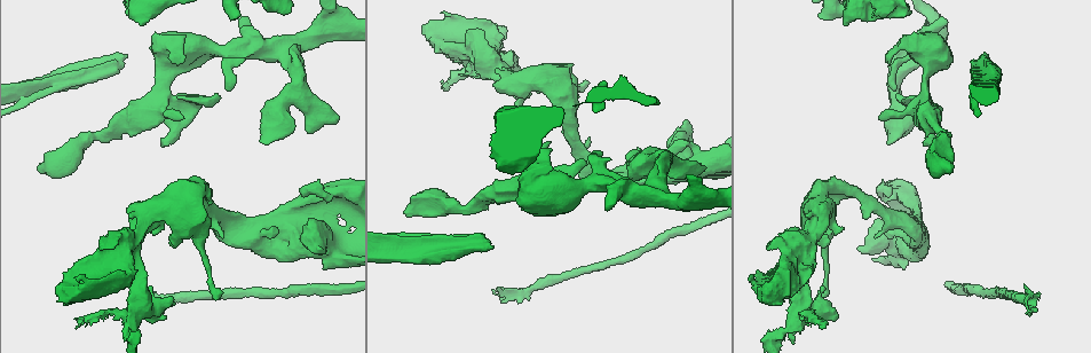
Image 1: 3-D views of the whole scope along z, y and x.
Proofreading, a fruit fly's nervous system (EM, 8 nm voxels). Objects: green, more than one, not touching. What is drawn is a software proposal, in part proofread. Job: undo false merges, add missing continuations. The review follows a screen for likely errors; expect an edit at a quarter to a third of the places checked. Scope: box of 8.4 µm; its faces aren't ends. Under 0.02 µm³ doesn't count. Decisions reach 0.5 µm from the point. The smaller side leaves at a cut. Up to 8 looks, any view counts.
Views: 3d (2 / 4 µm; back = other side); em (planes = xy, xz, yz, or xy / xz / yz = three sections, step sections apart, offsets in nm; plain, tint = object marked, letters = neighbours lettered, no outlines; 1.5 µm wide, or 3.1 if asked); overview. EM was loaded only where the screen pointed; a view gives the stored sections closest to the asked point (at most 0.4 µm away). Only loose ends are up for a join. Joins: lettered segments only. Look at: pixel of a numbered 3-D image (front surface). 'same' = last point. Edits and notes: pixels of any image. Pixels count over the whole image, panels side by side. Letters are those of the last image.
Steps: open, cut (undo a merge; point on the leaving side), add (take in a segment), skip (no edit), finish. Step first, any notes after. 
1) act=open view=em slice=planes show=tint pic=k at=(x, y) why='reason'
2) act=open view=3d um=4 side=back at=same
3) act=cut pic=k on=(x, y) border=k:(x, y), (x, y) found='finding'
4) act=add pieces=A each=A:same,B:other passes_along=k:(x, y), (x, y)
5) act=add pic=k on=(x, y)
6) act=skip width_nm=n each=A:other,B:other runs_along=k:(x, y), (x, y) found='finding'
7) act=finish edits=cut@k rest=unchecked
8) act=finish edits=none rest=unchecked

act=open view=3d um=2 pic=1 at=(396, 233)

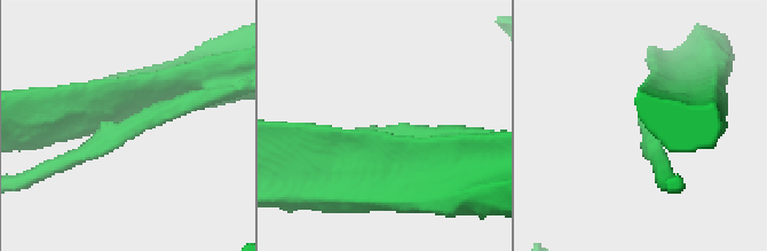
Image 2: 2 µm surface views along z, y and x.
act=open view=em slice=planes show=letters pic=2 at=(120, 143)

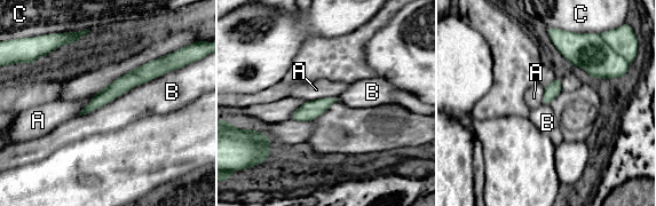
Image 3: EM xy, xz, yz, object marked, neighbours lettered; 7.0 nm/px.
act=skip each=A:other,B:other,C:other border=3:(179, 68), (136, 85), (80, 116) found='none of them fits'

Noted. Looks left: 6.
act=open view=em slice=planes show=tint pic=1 at=(919, 238) why='sudden change in width'

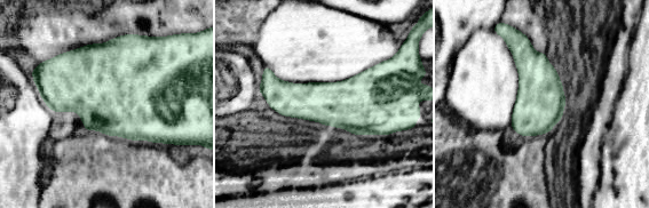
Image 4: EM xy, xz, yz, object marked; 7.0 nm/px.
act=open view=em slice=planes show=letters at=same

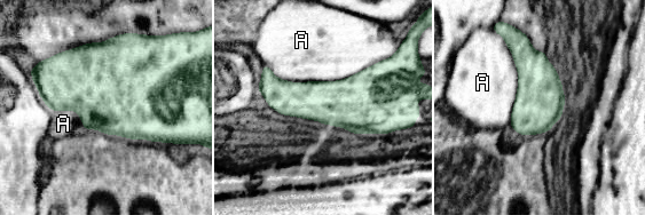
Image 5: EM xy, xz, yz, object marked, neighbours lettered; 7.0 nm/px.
act=skip each=A:other border=5:(385, 58), (335, 80), (264, 64) found='one neuron here'

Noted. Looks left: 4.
act=open view=em slice=xz step=4 show=tint pic=1 at=(889, 62) why='an open end'

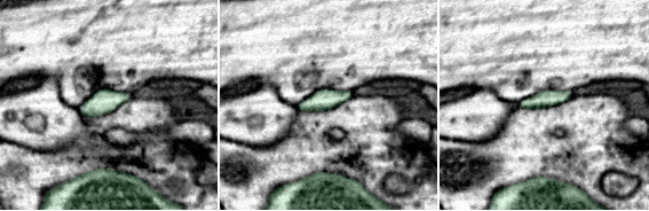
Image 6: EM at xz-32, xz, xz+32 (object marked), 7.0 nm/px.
act=open view=em slice=planes show=letters at=same why='cut it another way'

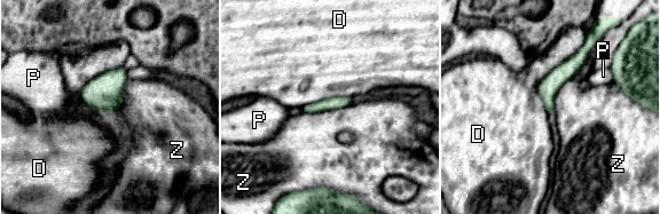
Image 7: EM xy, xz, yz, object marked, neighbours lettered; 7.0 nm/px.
act=skip longest_contact=D:600nm each=D:other,P:other,Z:other border=7:(586, 36), (537, 86), (548, 115) found='no lettered segment goes on from it'

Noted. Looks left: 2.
act=finish edits=none rest=unchecked

